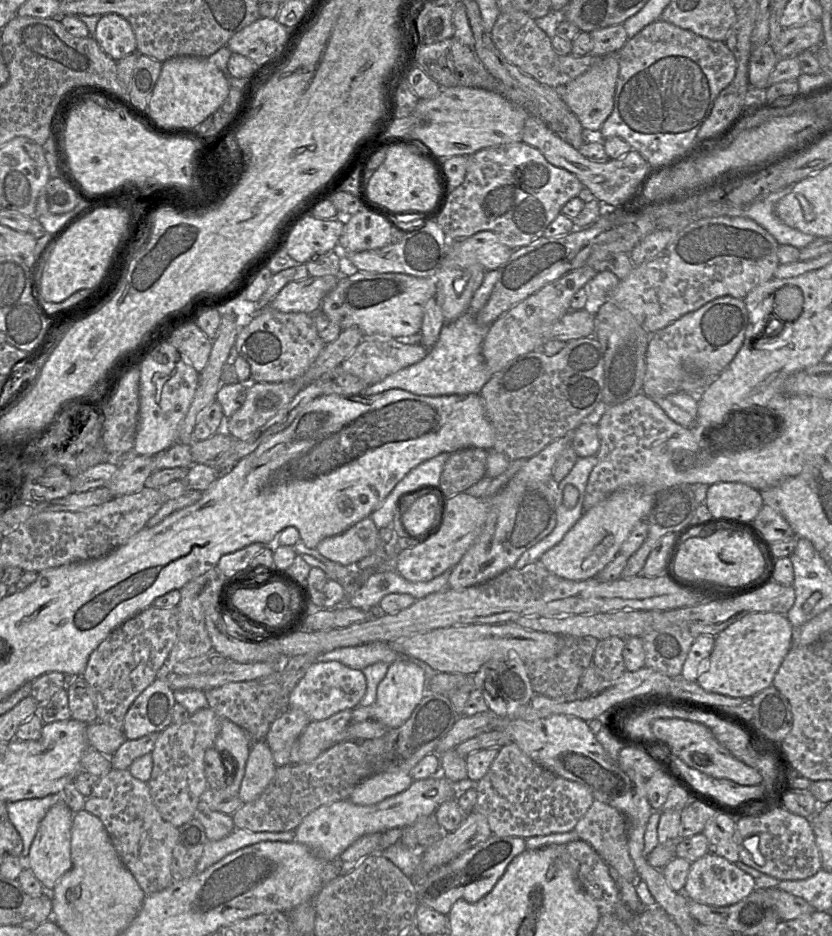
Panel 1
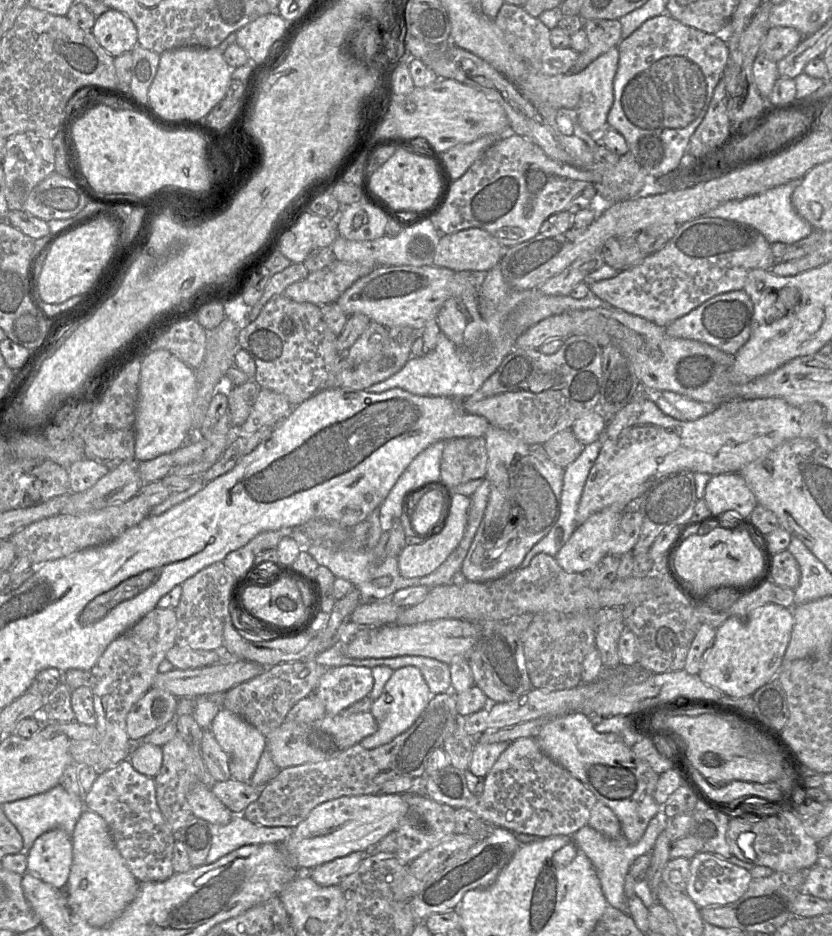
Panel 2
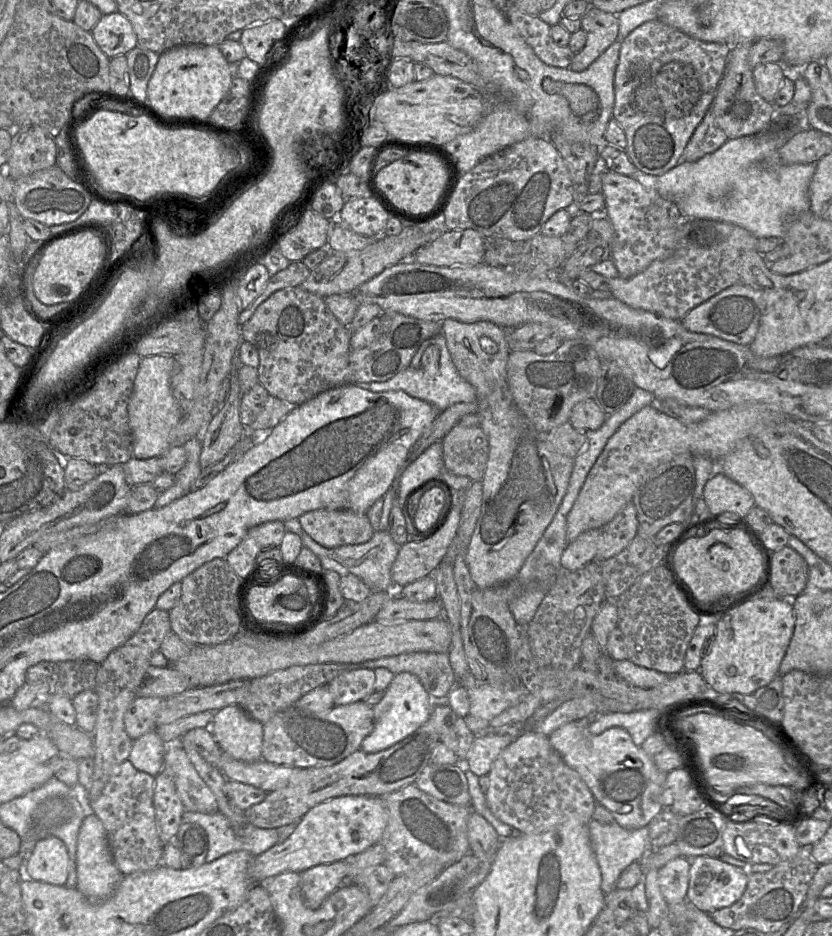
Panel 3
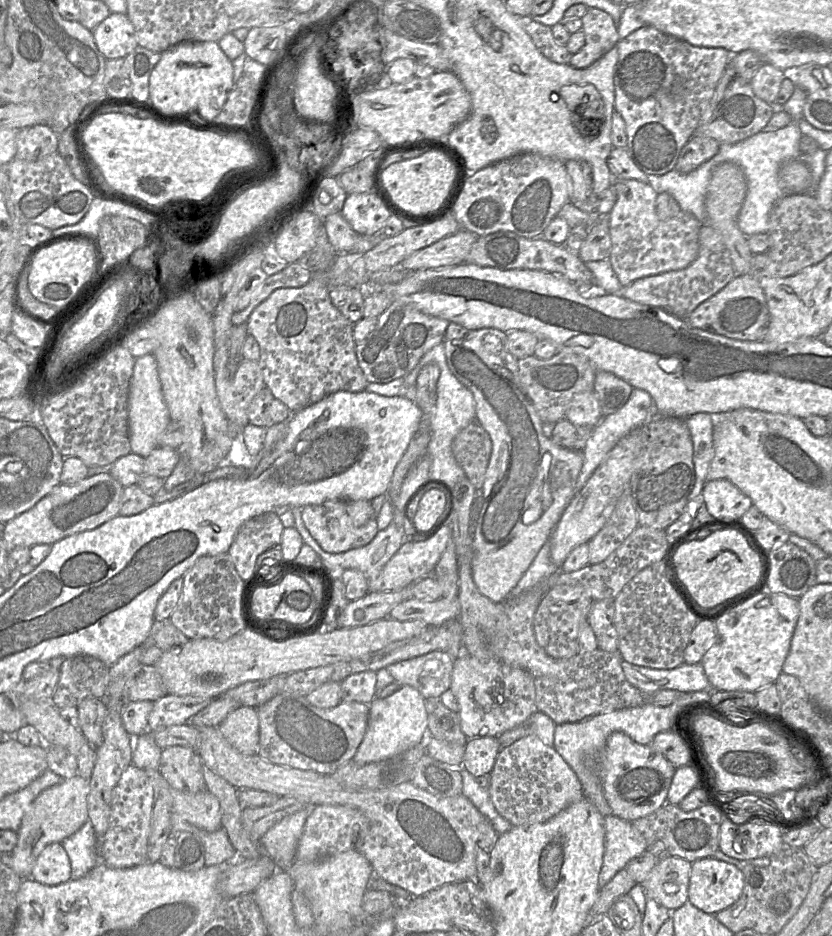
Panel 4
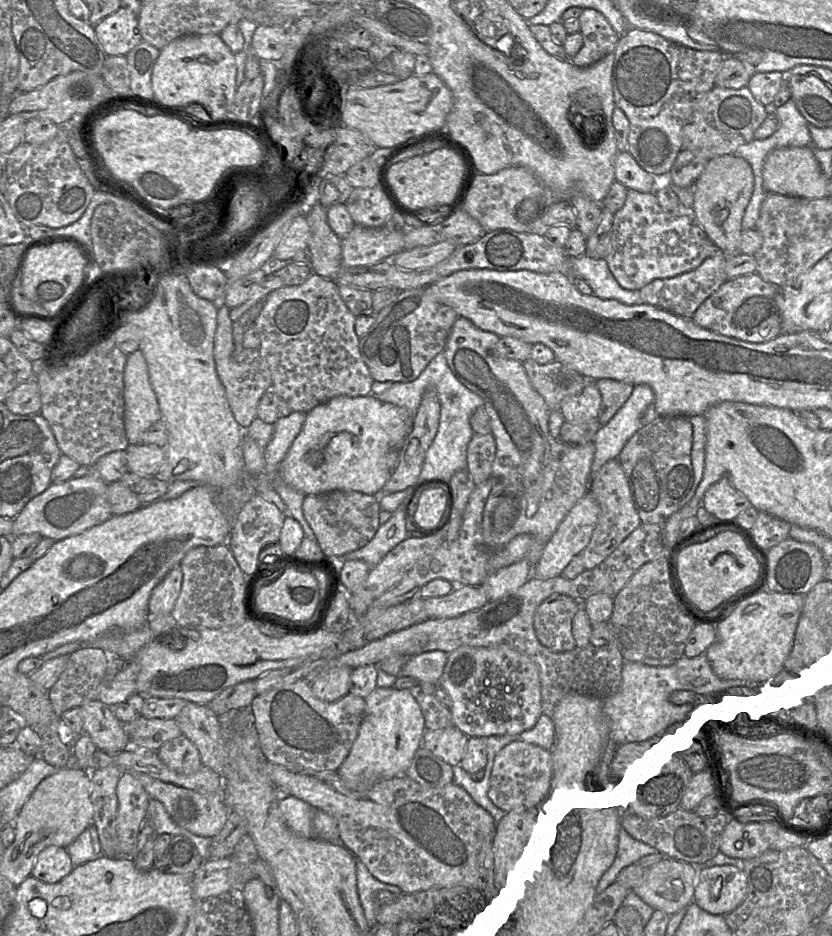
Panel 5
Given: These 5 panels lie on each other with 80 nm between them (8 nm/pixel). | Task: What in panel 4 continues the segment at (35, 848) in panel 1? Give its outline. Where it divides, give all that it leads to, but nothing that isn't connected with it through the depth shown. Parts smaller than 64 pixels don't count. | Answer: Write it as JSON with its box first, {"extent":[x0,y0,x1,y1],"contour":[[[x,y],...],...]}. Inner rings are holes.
{"extent":[30,843,71,886],"contour":[[[51,843],[41,851],[30,878],[50,886],[56,886],[71,879],[69,856],[61,843]]]}

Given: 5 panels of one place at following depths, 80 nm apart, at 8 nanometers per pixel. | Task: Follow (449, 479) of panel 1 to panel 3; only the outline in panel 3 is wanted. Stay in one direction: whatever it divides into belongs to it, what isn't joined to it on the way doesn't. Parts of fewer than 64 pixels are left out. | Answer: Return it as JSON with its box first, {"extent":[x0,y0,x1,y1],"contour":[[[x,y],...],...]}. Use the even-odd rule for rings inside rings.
{"extent":[441,426,489,481],"contour":[[[454,426],[441,440],[444,469],[482,481],[489,455],[488,439],[480,426]]]}

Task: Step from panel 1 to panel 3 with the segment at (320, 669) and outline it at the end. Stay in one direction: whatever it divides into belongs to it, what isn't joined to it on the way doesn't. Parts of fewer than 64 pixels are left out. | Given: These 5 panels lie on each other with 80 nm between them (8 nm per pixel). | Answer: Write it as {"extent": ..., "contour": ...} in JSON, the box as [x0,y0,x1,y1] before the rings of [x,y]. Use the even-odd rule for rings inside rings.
{"extent":[327,668,374,706],"contour":[[[361,668],[344,671],[327,685],[335,706],[362,701],[374,692],[373,669]]]}

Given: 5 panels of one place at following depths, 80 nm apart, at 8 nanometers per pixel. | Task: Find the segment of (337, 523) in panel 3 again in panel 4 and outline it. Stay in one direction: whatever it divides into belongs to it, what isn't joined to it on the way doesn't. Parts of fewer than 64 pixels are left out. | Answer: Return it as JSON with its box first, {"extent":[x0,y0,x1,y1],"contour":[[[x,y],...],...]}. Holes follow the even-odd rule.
{"extent":[301,500,378,553],"contour":[[[329,500],[301,509],[302,519],[312,537],[329,553],[340,553],[368,544],[378,532],[377,515],[368,500]]]}

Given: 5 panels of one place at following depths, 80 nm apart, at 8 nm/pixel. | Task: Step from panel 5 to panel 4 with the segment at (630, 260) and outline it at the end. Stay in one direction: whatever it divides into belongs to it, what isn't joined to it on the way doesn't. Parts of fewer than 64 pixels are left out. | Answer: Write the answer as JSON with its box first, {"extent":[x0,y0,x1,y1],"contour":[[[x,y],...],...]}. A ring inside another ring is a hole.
{"extent":[607,179,702,287],"contour":[[[615,179],[613,186],[617,200],[607,216],[612,241],[609,260],[623,287],[640,278],[684,269],[696,259],[702,223],[695,216],[681,210],[671,219],[660,220],[655,209],[657,193],[650,184]]]}

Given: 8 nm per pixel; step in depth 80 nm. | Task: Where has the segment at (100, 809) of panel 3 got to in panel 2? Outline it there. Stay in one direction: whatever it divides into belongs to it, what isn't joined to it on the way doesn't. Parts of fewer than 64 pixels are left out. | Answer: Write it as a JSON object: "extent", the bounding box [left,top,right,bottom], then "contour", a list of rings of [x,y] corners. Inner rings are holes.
{"extent":[83,760,176,883],"contour":[[[124,760],[99,774],[89,791],[84,793],[83,800],[86,809],[97,813],[106,821],[116,848],[140,883],[165,881],[175,873],[172,856],[176,833],[168,826],[158,807],[154,778],[137,772],[129,760]]]}

